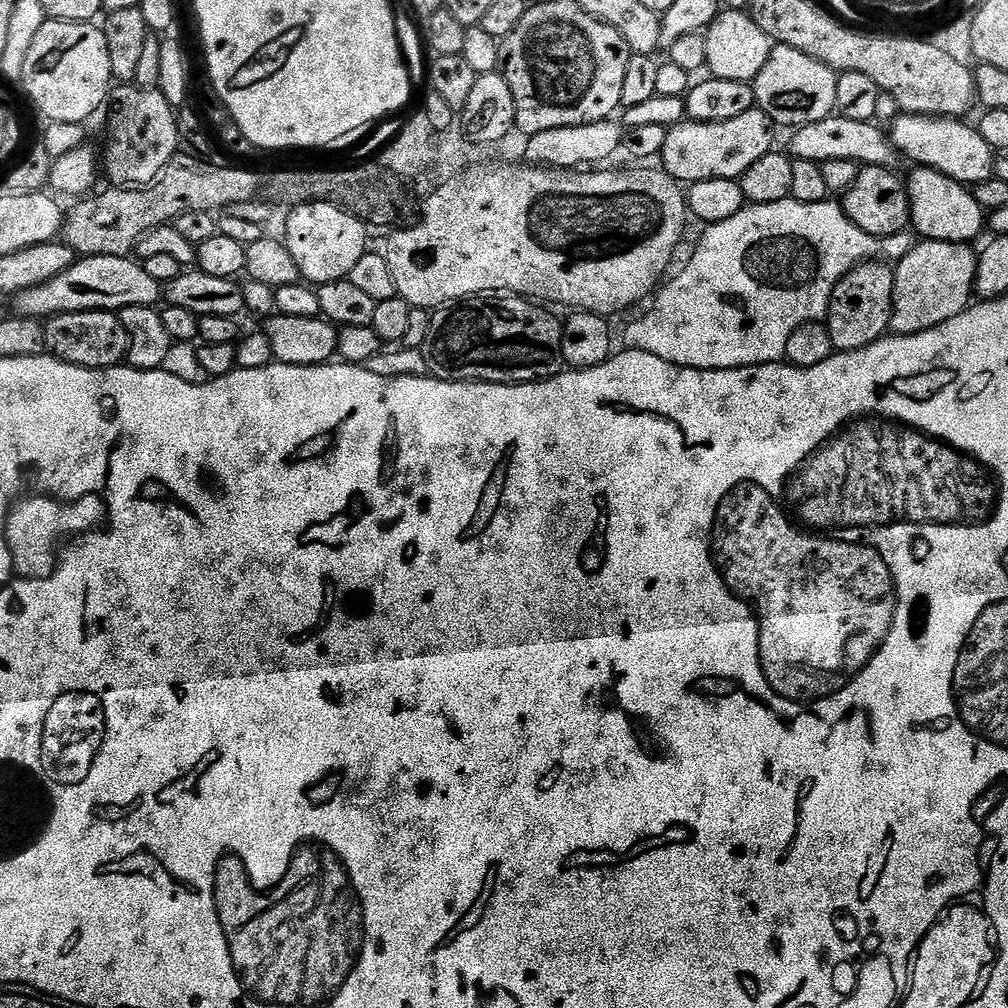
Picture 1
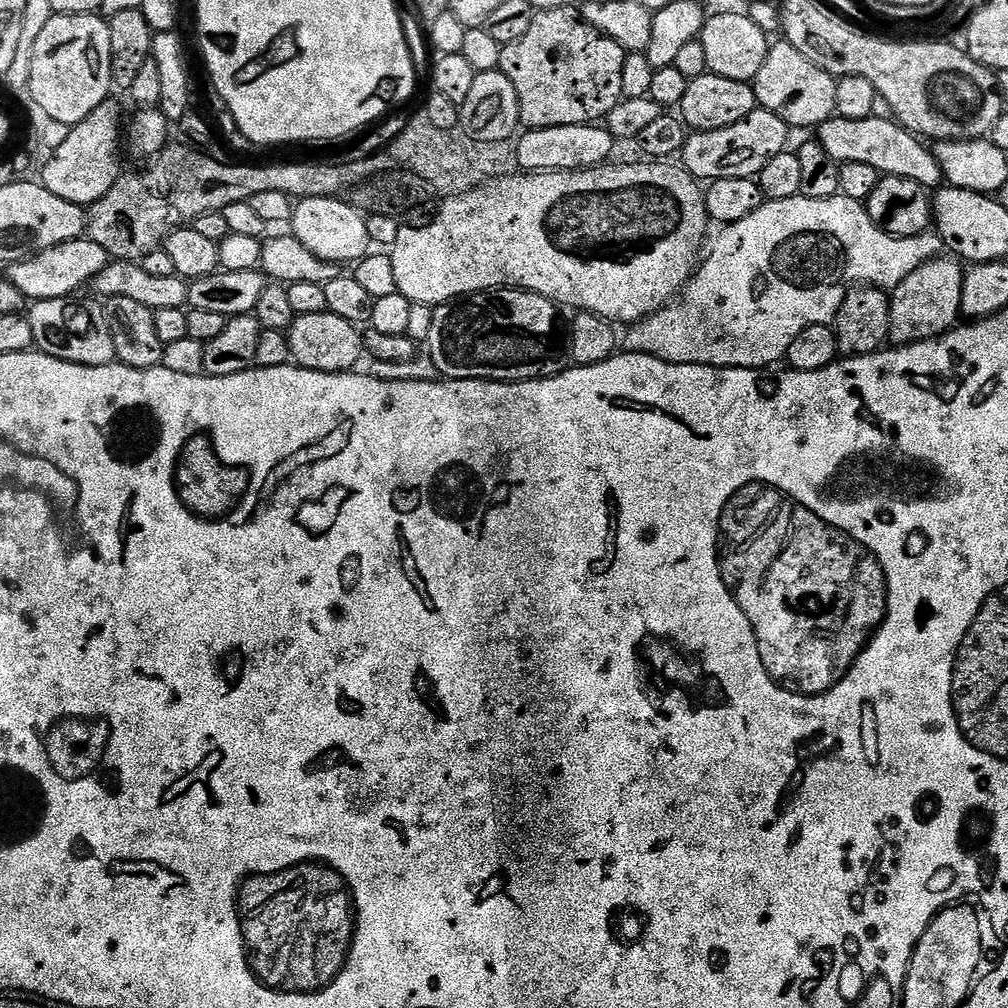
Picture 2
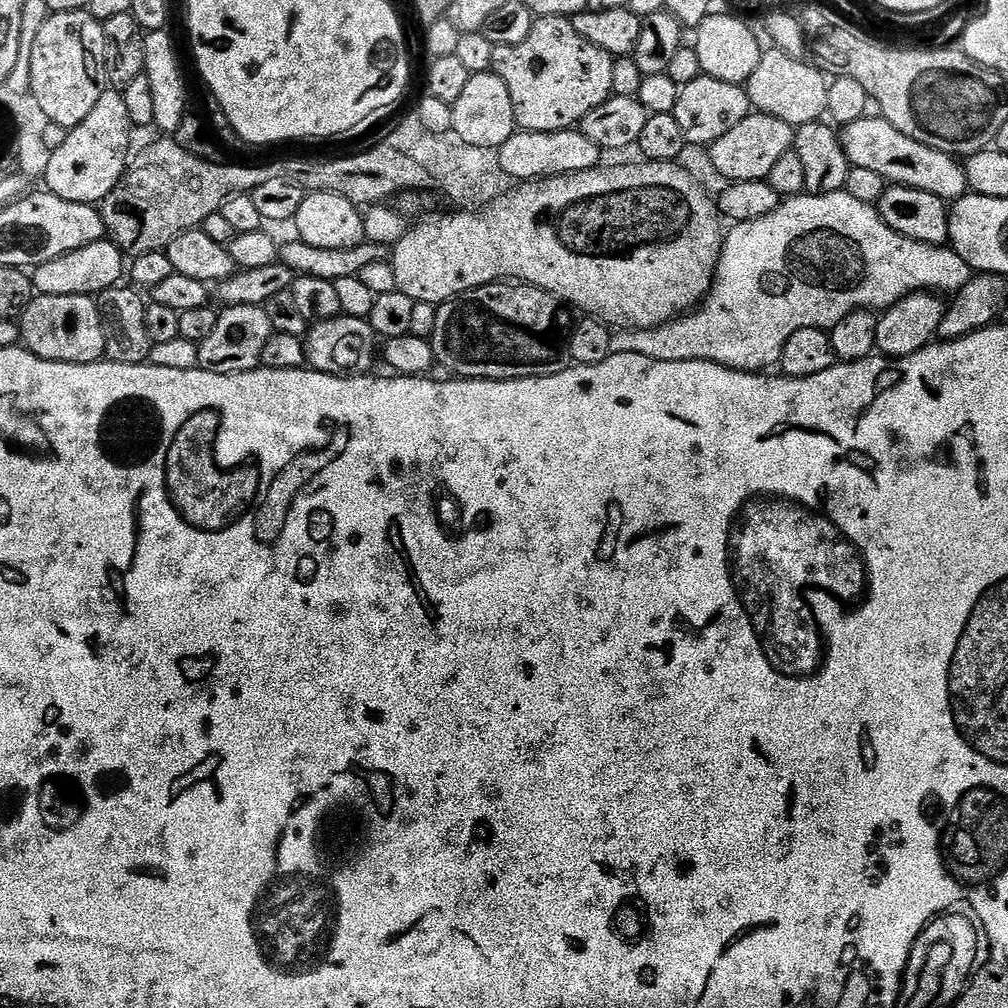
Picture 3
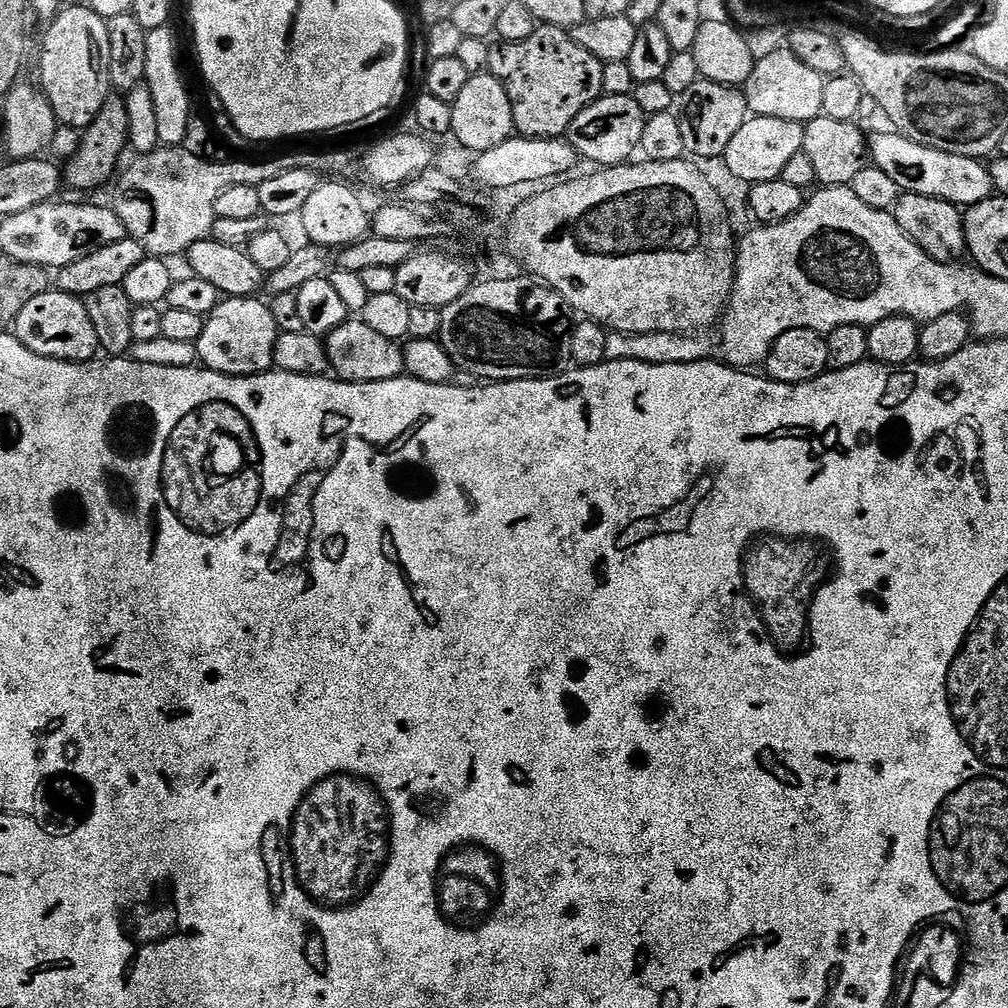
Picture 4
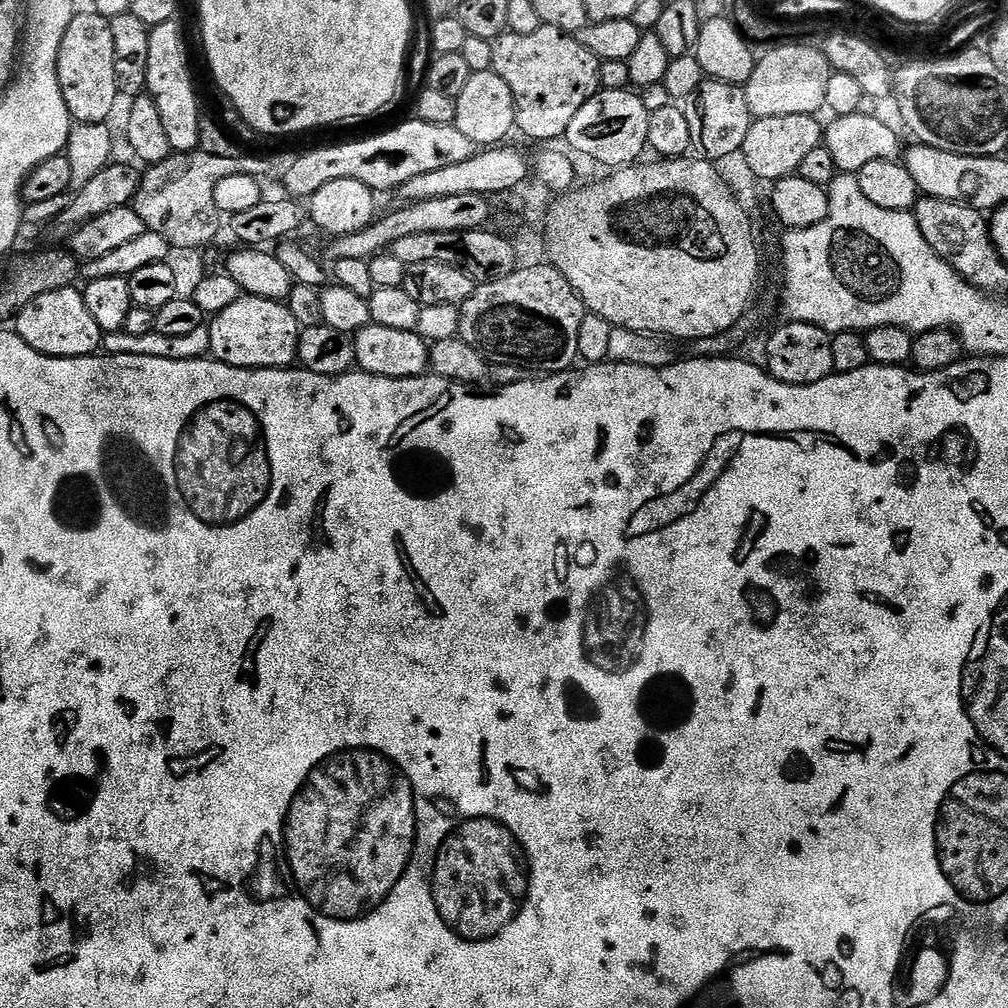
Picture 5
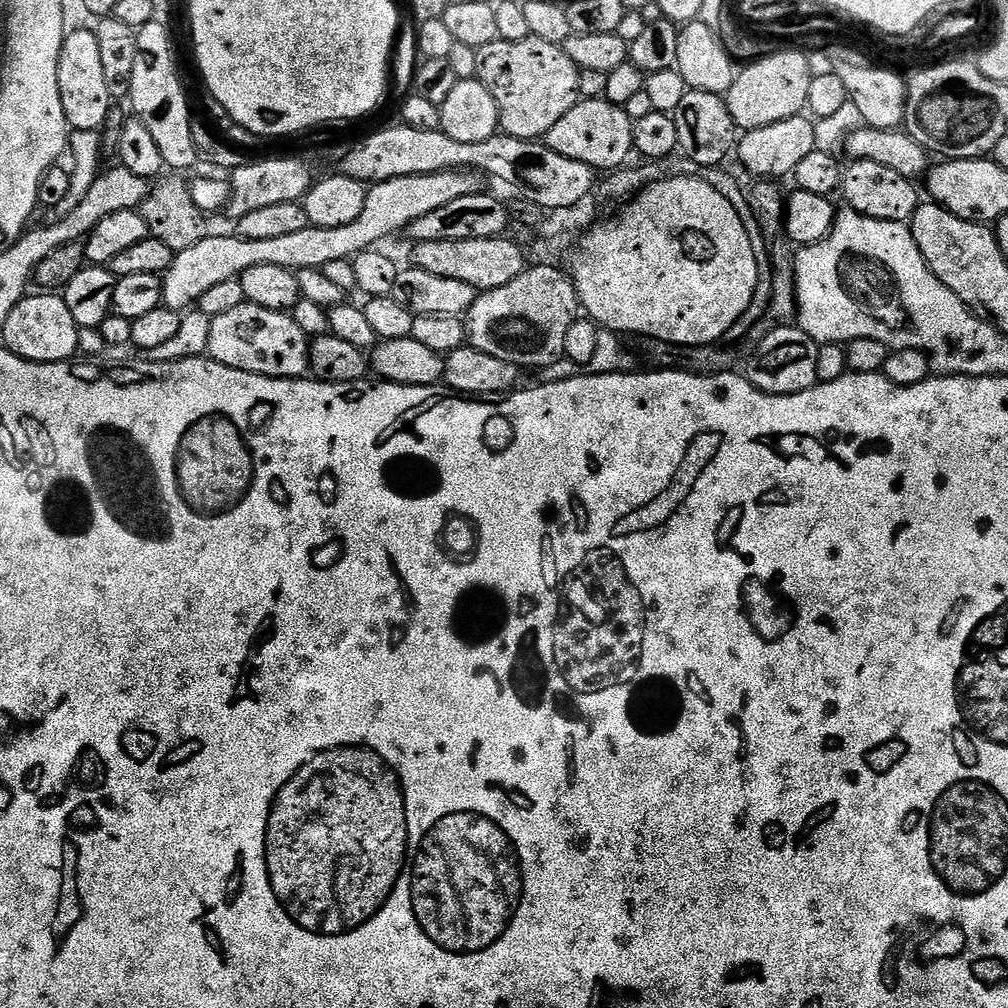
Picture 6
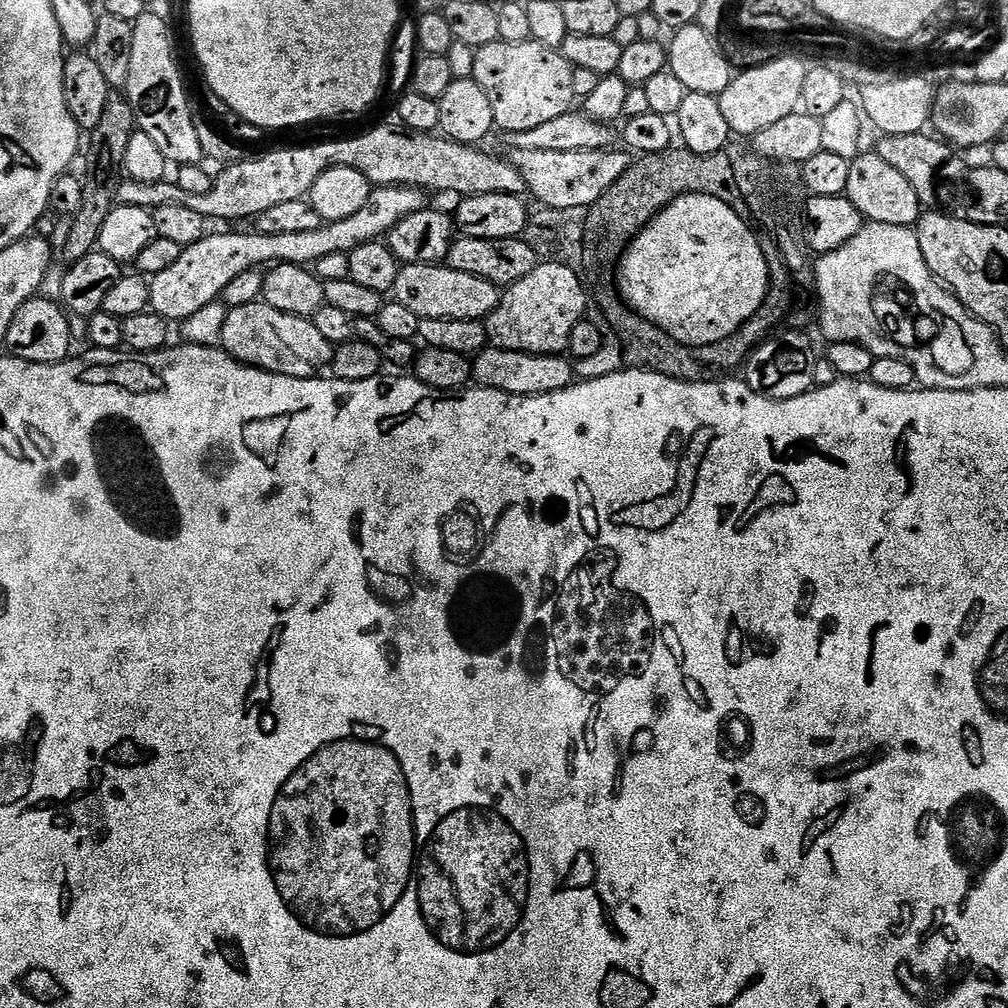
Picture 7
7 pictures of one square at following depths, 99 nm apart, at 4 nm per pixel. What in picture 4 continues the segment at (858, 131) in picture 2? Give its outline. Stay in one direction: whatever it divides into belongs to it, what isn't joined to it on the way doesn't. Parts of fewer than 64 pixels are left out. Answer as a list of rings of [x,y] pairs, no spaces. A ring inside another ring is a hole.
[[[895,130],[876,132],[867,137],[866,152],[878,170],[890,174],[905,192],[938,196],[957,206],[971,206],[993,195],[992,173],[983,159],[962,154],[946,154],[930,146],[922,146]]]

